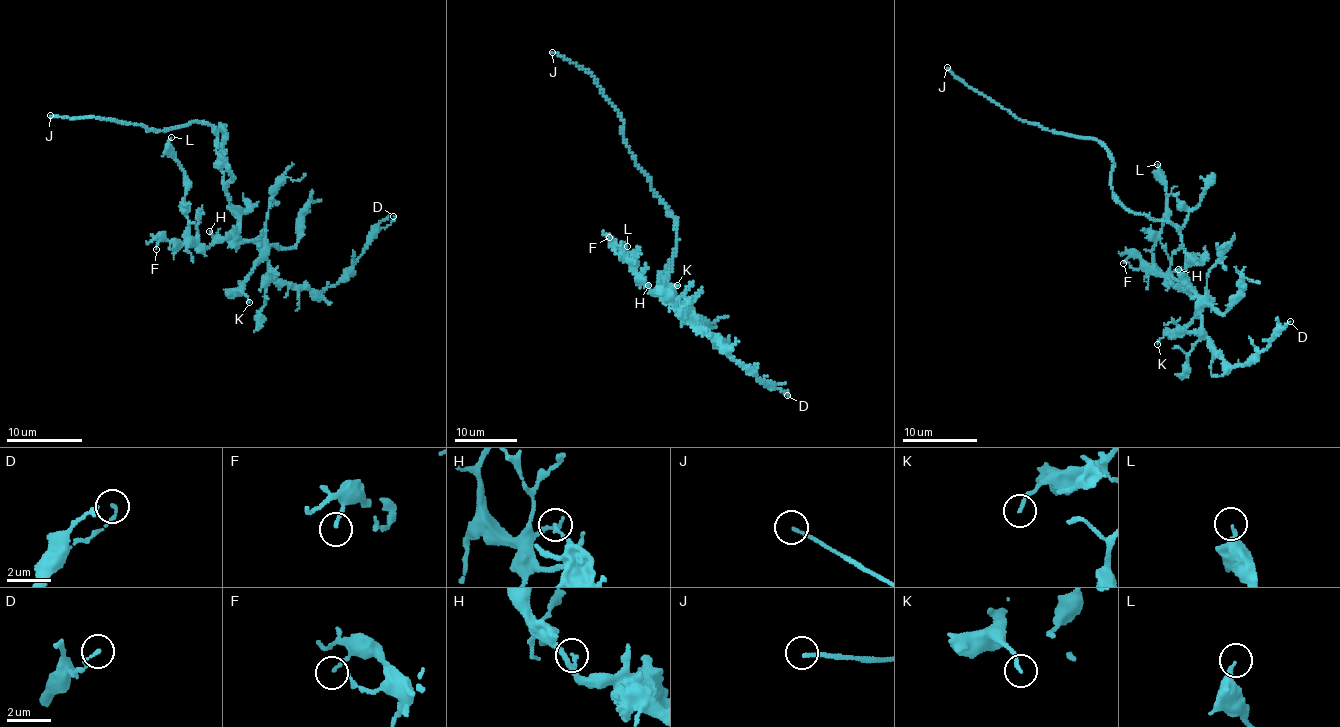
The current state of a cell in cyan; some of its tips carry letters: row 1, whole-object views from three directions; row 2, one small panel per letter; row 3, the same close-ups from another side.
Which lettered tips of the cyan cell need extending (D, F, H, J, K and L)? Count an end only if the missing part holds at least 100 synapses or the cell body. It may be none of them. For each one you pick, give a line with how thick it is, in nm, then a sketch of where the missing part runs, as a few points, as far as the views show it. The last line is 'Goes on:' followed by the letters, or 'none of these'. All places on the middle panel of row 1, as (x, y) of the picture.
J: Thickness 150 nm
Goes on: J

